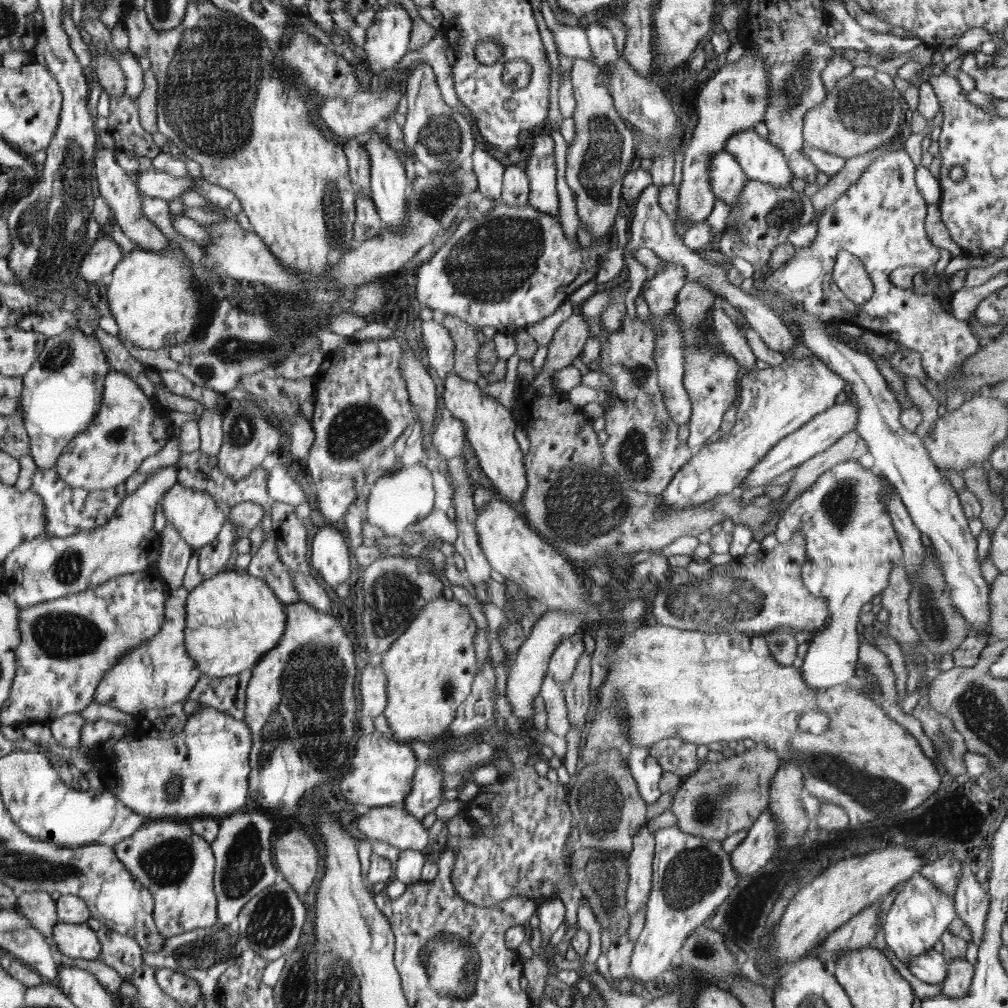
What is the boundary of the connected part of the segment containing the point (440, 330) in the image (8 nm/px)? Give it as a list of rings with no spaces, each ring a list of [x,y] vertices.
[[[436,317],[422,323],[422,338],[432,370],[450,373],[454,368],[455,342],[448,329]]]

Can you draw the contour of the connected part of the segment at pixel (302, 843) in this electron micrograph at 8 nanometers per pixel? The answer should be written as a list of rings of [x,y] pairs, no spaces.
[[[308,828],[284,834],[273,844],[276,866],[280,866],[282,880],[288,882],[298,896],[304,896],[318,874],[320,852]]]

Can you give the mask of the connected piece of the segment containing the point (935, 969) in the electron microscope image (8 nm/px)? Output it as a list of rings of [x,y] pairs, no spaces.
[[[932,948],[915,956],[906,966],[918,980],[922,980],[926,984],[942,986],[947,977],[947,962],[945,959],[943,953]]]

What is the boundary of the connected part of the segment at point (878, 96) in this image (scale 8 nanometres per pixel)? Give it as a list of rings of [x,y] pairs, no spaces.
[[[851,74],[841,78],[824,100],[812,107],[803,122],[803,140],[812,148],[845,158],[860,156],[887,144],[900,128],[906,104],[900,91],[889,91],[875,78],[856,80]]]

